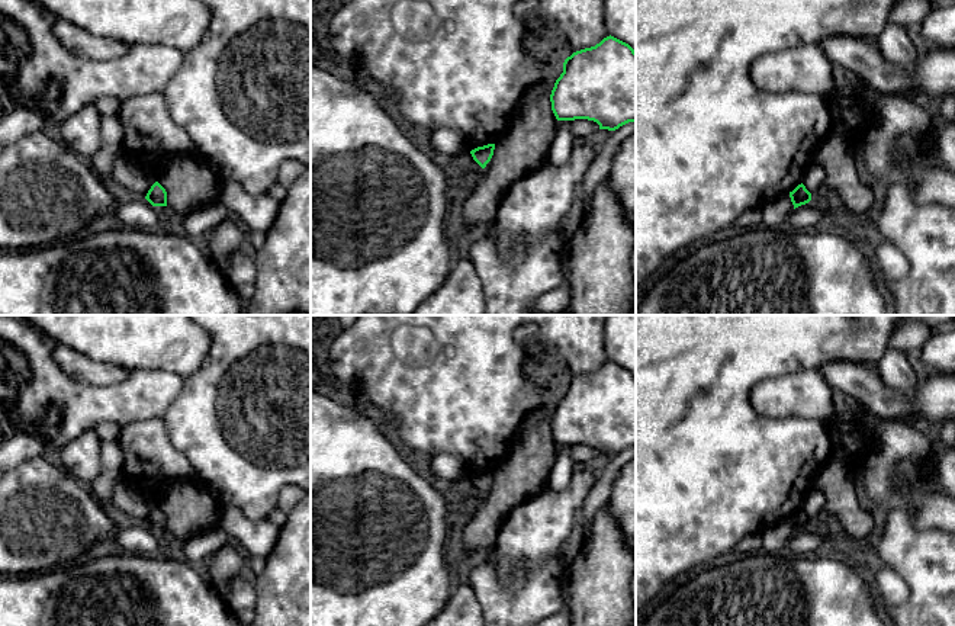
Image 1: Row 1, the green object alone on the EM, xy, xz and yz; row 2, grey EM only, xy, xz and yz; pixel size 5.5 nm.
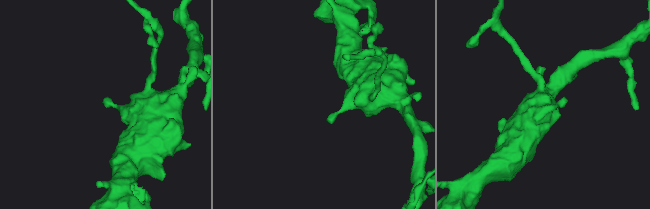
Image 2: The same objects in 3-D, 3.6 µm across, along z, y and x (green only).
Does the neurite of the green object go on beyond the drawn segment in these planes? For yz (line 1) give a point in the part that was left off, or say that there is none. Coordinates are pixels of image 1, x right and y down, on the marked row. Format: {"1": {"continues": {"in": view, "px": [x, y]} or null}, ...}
{"1": {"continues": null}}

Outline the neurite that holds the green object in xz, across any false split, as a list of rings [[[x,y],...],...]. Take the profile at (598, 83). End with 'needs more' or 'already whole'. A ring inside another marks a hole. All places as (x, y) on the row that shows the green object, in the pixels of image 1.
[[[610,35],[595,46],[573,52],[563,62],[550,102],[557,121],[588,119],[608,131],[636,122],[636,51]]]; already whole

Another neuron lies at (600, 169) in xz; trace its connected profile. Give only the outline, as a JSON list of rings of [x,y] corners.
[[[628,122],[620,126],[615,131],[611,131],[607,142],[598,148],[597,157],[594,163],[586,170],[582,184],[581,184],[581,195],[573,205],[573,208],[565,215],[560,224],[560,235],[569,241],[570,237],[576,232],[576,229],[582,224],[583,218],[583,208],[582,200],[586,196],[591,196],[594,190],[610,176],[611,171],[611,160],[617,153],[620,144],[636,132],[636,122]]]

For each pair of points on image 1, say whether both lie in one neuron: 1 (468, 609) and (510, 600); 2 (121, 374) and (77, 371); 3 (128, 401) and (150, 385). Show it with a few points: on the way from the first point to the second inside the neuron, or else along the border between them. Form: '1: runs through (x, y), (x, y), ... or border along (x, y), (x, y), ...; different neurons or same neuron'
1: border along (463, 577), (482, 610); different neurons
2: runs through (111, 374), (87, 371); same neuron
3: runs through (134, 400), (144, 391); same neuron

